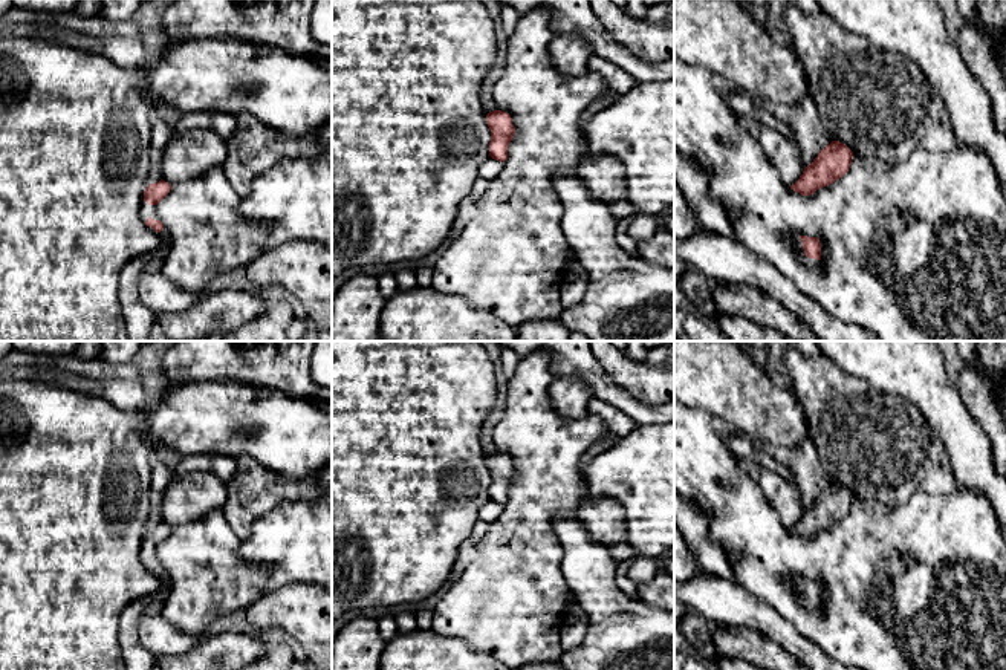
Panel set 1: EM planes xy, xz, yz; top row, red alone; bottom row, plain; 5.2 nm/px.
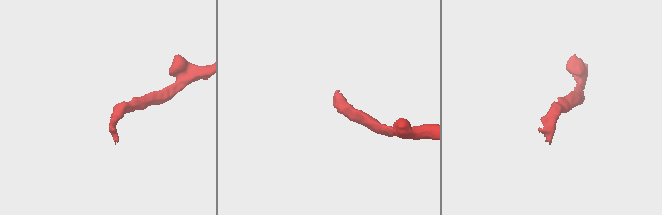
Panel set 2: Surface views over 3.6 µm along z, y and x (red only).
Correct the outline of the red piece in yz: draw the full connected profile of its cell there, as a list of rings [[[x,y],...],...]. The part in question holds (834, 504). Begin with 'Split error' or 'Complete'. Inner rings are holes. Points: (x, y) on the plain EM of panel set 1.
Complete. [[[832,483],[809,506],[800,522],[790,528],[795,535],[810,538],[816,532],[841,522],[850,511],[853,494],[839,483]]]

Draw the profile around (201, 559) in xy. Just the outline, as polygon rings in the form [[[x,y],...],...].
[[[223,509],[171,528],[156,552],[170,580],[162,616],[174,629],[200,639],[217,616],[246,610],[261,595],[268,571],[242,563],[240,546]]]

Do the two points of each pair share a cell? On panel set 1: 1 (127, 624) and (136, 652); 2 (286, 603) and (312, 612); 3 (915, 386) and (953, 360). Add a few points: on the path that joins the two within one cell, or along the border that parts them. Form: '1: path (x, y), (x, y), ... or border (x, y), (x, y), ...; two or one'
1: path (129, 630), (130, 646); one
2: path (292, 608), (306, 612); one
3: border (942, 357), (945, 374), (962, 398); two

